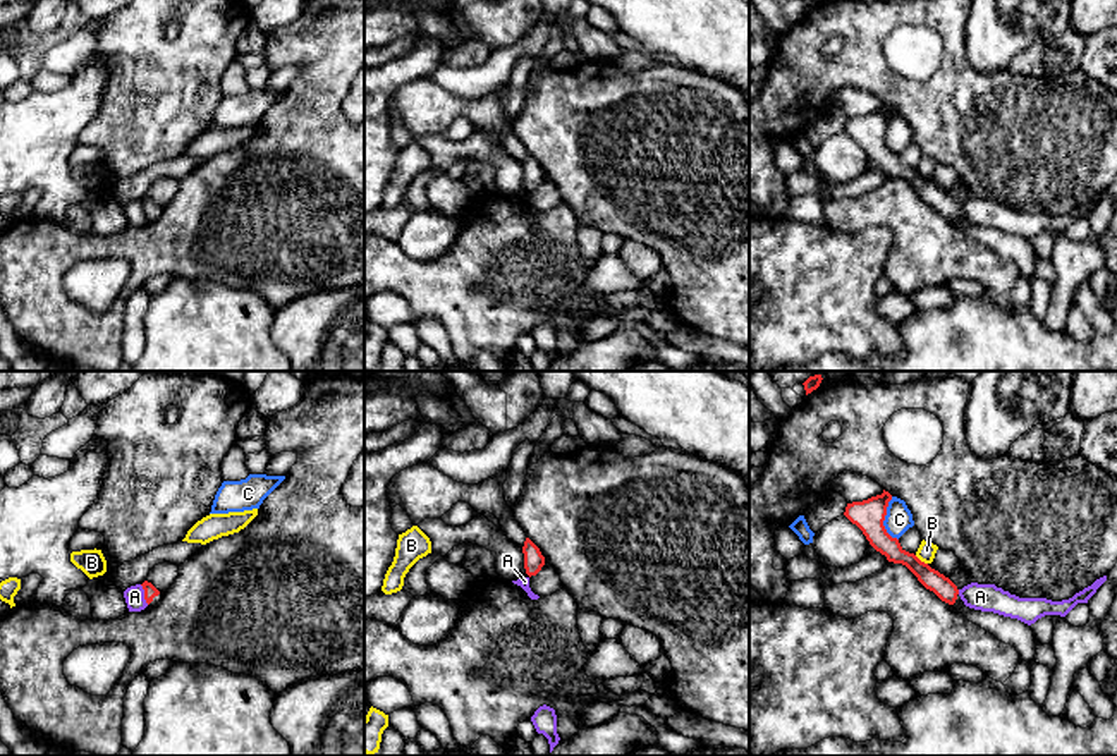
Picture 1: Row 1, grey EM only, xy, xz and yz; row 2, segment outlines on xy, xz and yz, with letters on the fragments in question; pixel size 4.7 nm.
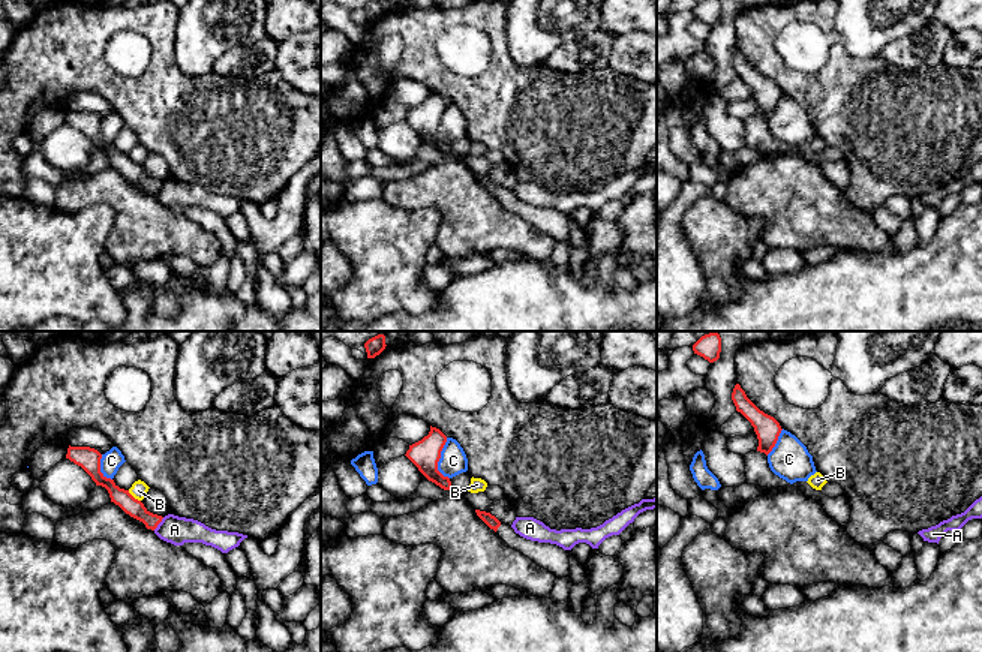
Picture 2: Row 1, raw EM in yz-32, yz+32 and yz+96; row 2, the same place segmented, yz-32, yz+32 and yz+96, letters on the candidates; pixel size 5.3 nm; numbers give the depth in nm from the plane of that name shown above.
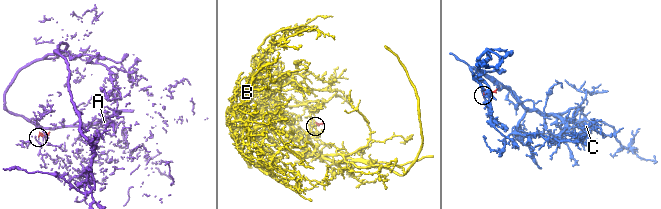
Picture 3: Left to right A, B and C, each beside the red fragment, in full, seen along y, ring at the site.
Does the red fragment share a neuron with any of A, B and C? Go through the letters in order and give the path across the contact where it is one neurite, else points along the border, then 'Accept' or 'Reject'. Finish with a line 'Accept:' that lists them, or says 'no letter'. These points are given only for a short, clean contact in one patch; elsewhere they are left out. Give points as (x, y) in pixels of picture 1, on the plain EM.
A: Boundary: xy (140, 200), (148, 219). Reject
B: Reject
C: Reject
Accept: no letter

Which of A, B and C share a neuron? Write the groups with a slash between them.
A / B / C

